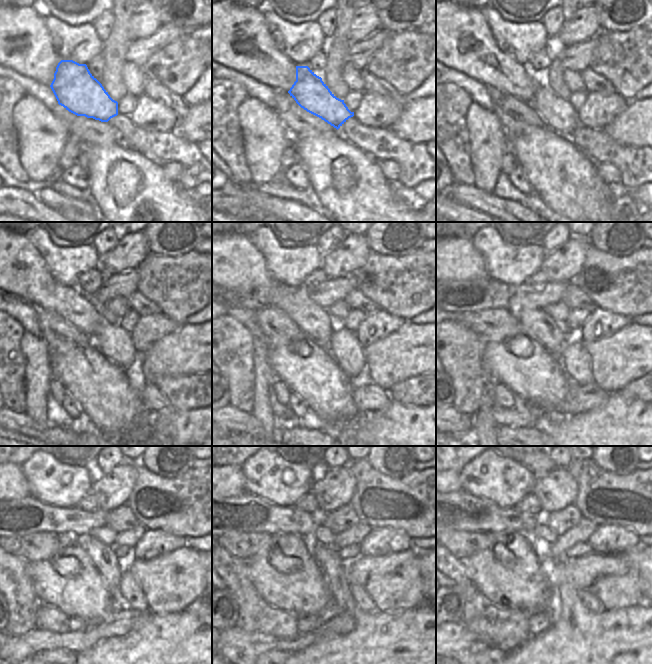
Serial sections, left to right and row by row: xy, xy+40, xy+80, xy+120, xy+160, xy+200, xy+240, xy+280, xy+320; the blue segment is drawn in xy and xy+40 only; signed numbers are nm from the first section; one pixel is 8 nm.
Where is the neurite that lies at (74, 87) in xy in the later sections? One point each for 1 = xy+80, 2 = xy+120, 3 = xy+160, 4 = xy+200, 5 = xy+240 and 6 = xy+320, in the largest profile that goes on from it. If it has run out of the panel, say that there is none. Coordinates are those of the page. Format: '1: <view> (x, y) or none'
1: xy+80 (559, 116)
2: xy+120 (114, 342)
3: xy+160 (343, 346)
4: xy+200 (574, 358)
5: xy+240 (130, 590)
6: xy+320 (589, 601)

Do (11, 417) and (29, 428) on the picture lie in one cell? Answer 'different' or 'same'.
same

